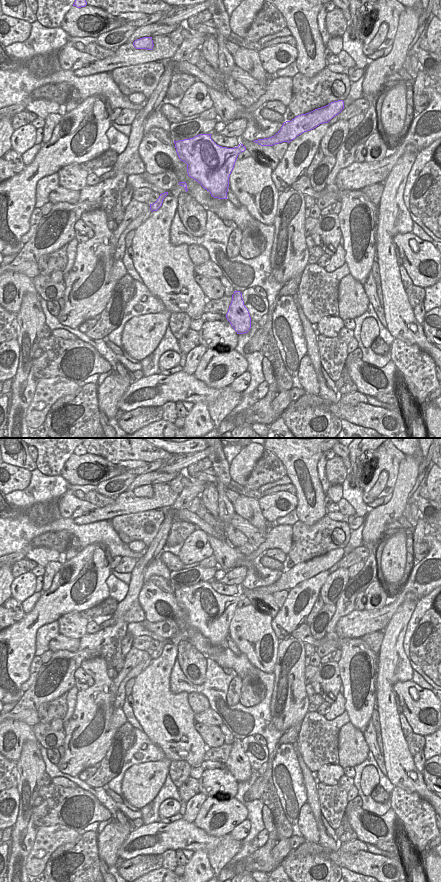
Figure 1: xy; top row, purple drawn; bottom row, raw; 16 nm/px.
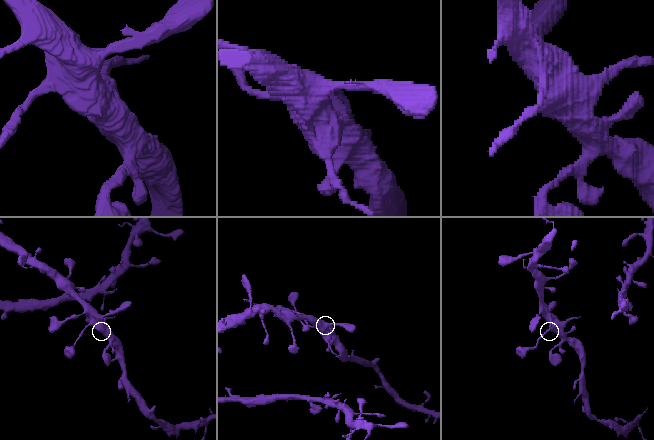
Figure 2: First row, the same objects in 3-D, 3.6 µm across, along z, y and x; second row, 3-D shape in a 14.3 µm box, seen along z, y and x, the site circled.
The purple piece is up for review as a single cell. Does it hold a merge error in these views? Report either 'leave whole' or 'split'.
leave whole

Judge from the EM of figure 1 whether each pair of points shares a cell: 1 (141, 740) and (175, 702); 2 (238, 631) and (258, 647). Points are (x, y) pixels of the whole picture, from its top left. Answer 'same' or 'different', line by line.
1: different
2: same

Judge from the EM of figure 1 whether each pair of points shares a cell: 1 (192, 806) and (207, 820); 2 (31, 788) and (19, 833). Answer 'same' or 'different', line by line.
1: different
2: same

